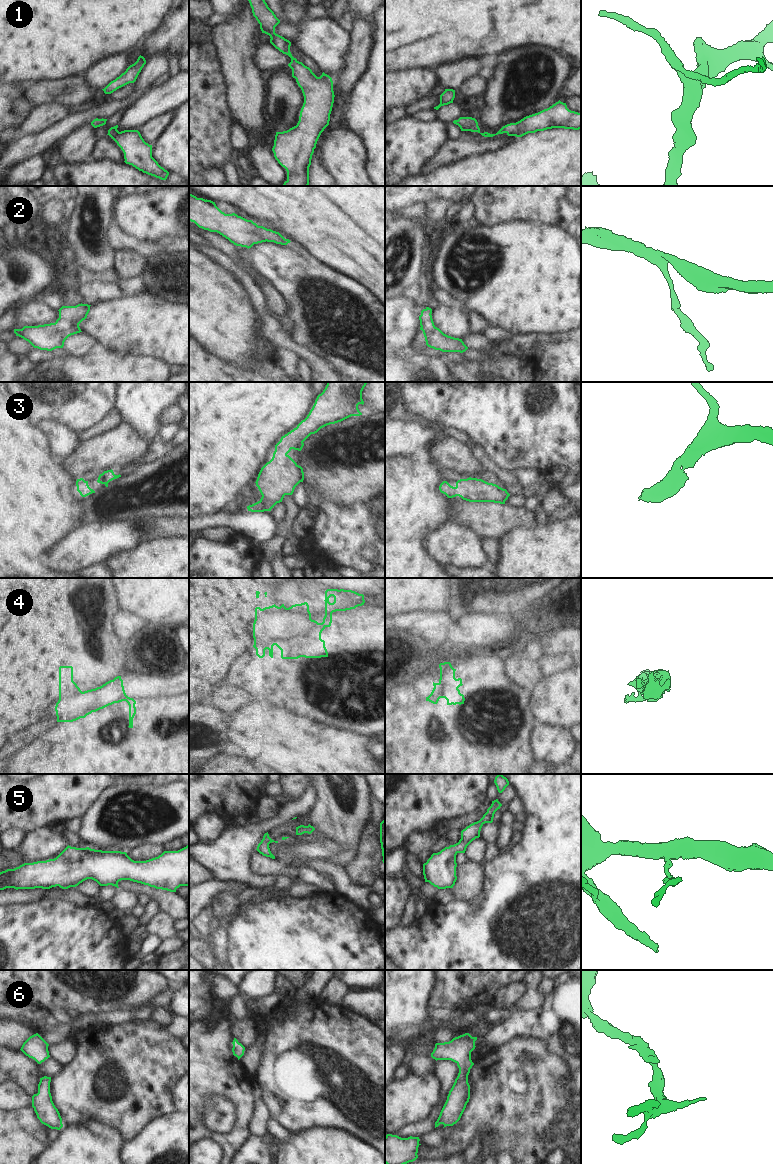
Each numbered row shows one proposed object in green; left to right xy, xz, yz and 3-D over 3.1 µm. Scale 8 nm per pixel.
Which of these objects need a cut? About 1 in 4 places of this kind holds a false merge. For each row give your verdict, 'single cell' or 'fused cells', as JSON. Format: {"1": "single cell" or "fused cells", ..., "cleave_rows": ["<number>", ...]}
{"1": "single cell", "2": "single cell", "3": "single cell", "4": "fused cells", "5": "single cell", "6": "single cell", "cleave_rows": ["4"]}

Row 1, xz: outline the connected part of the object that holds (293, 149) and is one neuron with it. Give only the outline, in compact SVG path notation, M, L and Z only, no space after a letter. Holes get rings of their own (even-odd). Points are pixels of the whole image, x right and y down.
M265 0L248 1L262 33L269 35L270 43L291 58L288 66L304 96L297 125L287 131L276 132L275 135L272 151L275 159L287 171L287 180L281 186L308 186L314 149L330 121L335 97L333 81L324 72L317 77L309 67L292 56L291 42L275 33L280 20Z

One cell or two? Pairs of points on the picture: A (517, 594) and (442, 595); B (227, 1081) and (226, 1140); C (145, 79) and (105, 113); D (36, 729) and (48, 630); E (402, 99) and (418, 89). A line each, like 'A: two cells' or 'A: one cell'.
A: two cells
B: one cell
C: one cell
D: two cells
E: one cell

